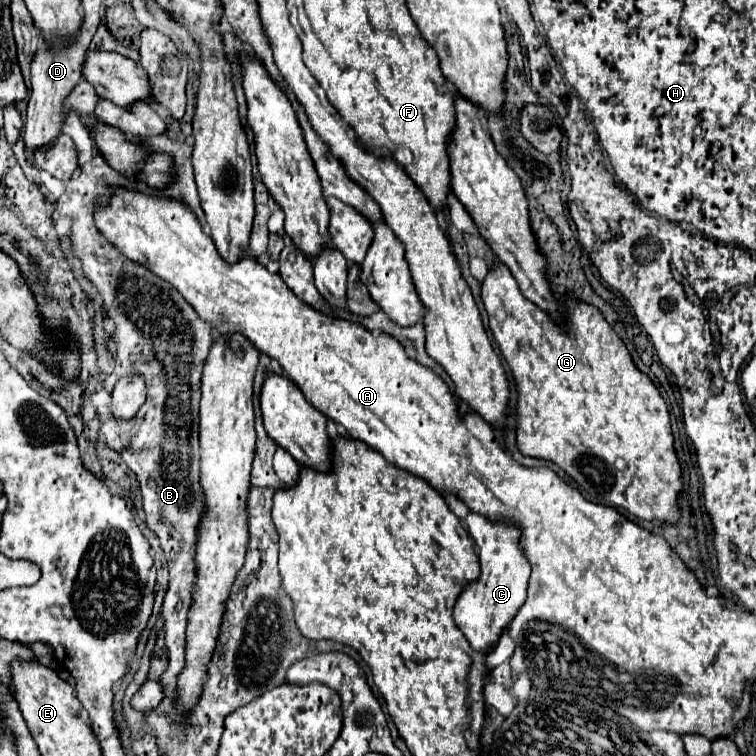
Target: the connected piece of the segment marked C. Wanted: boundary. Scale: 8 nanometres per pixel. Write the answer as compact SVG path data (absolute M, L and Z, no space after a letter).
M470 513L464 519L464 523L476 547L480 549L478 557L480 557L482 571L476 581L470 581L464 585L454 605L454 621L460 627L460 631L466 635L474 651L488 653L496 647L510 619L514 619L518 609L524 605L524 599L528 595L530 565L518 547L520 531L516 531L516 527L490 523L486 517L478 513Z

